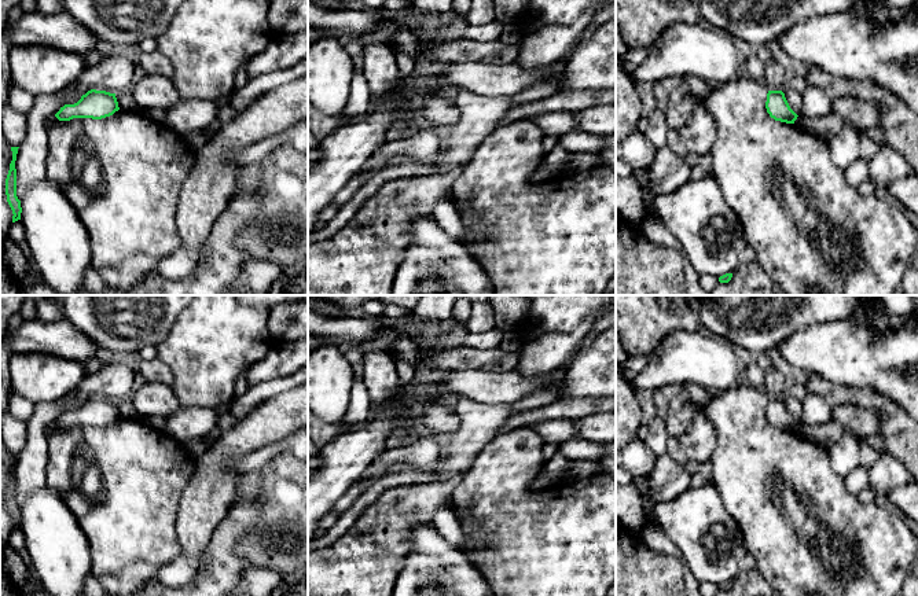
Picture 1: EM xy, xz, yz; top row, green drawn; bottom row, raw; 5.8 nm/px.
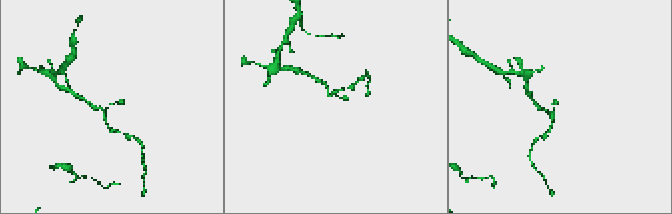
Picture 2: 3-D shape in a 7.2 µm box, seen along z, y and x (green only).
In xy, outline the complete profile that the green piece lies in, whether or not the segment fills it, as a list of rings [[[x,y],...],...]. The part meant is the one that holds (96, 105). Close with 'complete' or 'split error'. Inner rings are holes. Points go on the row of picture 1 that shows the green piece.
[[[91,89],[74,104],[65,104],[55,114],[59,121],[70,121],[73,118],[102,119],[118,111],[115,93]]] | complete

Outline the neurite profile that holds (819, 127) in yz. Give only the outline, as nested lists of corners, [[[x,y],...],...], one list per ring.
[[[798,115],[794,124],[809,135],[826,137],[827,132],[831,132],[831,137],[840,133],[842,129],[849,128],[849,124],[841,117],[825,115],[819,118],[805,118]]]

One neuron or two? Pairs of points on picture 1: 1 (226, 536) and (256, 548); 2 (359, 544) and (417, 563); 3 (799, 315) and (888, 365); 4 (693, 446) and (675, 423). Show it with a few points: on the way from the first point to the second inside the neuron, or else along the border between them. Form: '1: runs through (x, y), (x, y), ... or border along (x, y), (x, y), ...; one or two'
1: border along (259, 514), (238, 545), (254, 566); two
2: border along (414, 528), (410, 552), (395, 581); two
3: border along (845, 320), (812, 323), (795, 331), (786, 339); two
4: border along (697, 405), (691, 425), (680, 437); two

